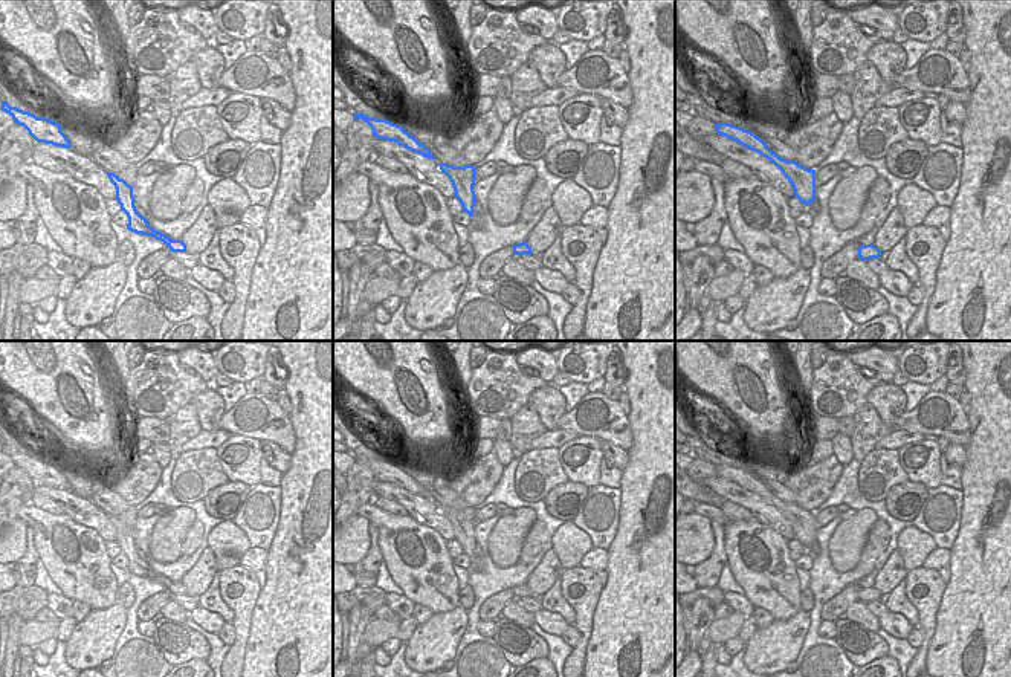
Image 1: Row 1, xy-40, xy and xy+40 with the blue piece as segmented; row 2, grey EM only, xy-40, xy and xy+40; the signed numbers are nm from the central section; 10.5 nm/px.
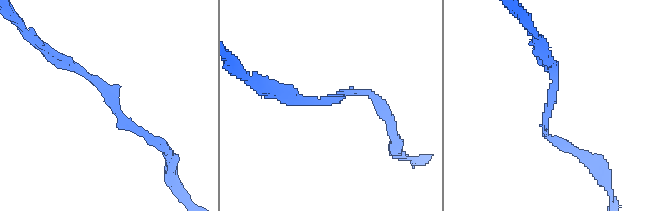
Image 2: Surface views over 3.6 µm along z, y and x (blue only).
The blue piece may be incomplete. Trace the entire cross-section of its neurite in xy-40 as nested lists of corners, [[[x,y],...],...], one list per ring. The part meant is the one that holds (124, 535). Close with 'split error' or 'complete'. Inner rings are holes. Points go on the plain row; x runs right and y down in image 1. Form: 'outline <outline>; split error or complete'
outline [[[107,515],[107,518],[116,530],[116,543],[121,547],[121,553],[124,553],[128,559],[128,567],[127,567],[128,573],[142,578],[151,578],[156,582],[163,584],[173,594],[186,594],[186,587],[182,582],[171,582],[168,578],[153,572],[147,564],[147,561],[137,555],[134,549],[131,527],[128,527],[124,521],[116,518],[115,515]]]; complete

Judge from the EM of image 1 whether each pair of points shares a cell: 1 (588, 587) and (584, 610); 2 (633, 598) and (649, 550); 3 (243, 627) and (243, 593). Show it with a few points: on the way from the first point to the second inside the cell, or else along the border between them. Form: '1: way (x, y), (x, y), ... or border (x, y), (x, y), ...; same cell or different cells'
1: way (585, 593), (584, 604); same cell
2: way (645, 586), (649, 581), (649, 563); same cell
3: way (243, 619), (243, 601); same cell

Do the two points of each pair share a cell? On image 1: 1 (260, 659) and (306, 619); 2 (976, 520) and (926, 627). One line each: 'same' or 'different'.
1: same
2: different

